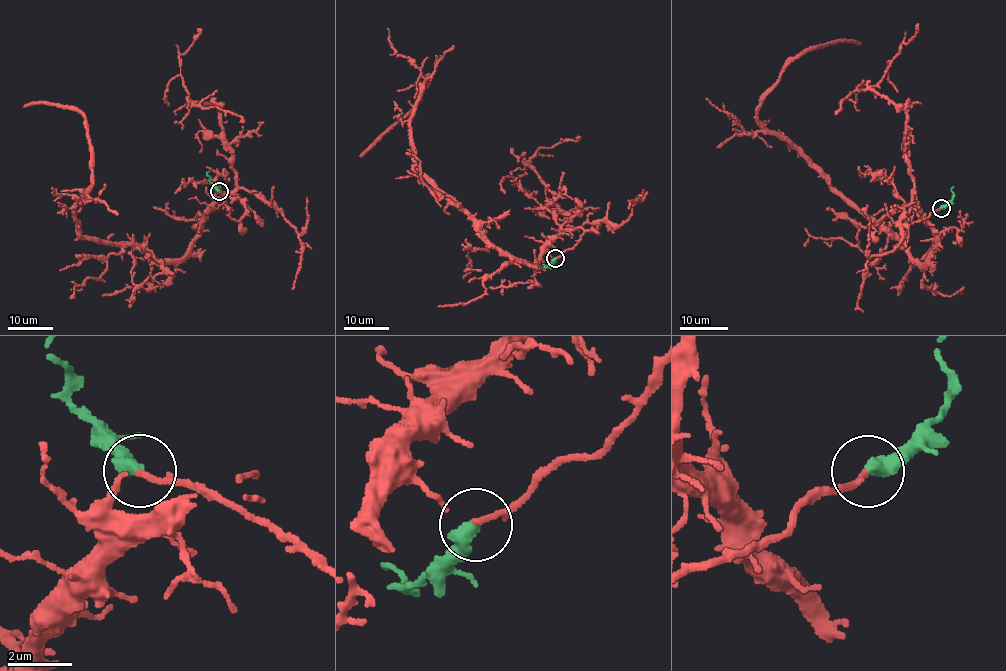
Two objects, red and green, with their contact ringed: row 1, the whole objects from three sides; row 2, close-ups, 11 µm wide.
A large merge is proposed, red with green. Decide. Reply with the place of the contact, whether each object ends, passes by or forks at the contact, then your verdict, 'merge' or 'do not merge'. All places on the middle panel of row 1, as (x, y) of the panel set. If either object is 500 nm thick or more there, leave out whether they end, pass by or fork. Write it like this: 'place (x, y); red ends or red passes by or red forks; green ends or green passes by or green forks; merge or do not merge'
place (555, 258); red ends; green ends; merge

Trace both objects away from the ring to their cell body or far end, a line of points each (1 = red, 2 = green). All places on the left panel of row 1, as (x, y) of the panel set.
1: (219, 191), (247, 207), (227, 195), (180, 258), (87, 239), (74, 205), (92, 185), (88, 126), (23, 106)
2: (219, 191), (206, 173), (210, 171)

